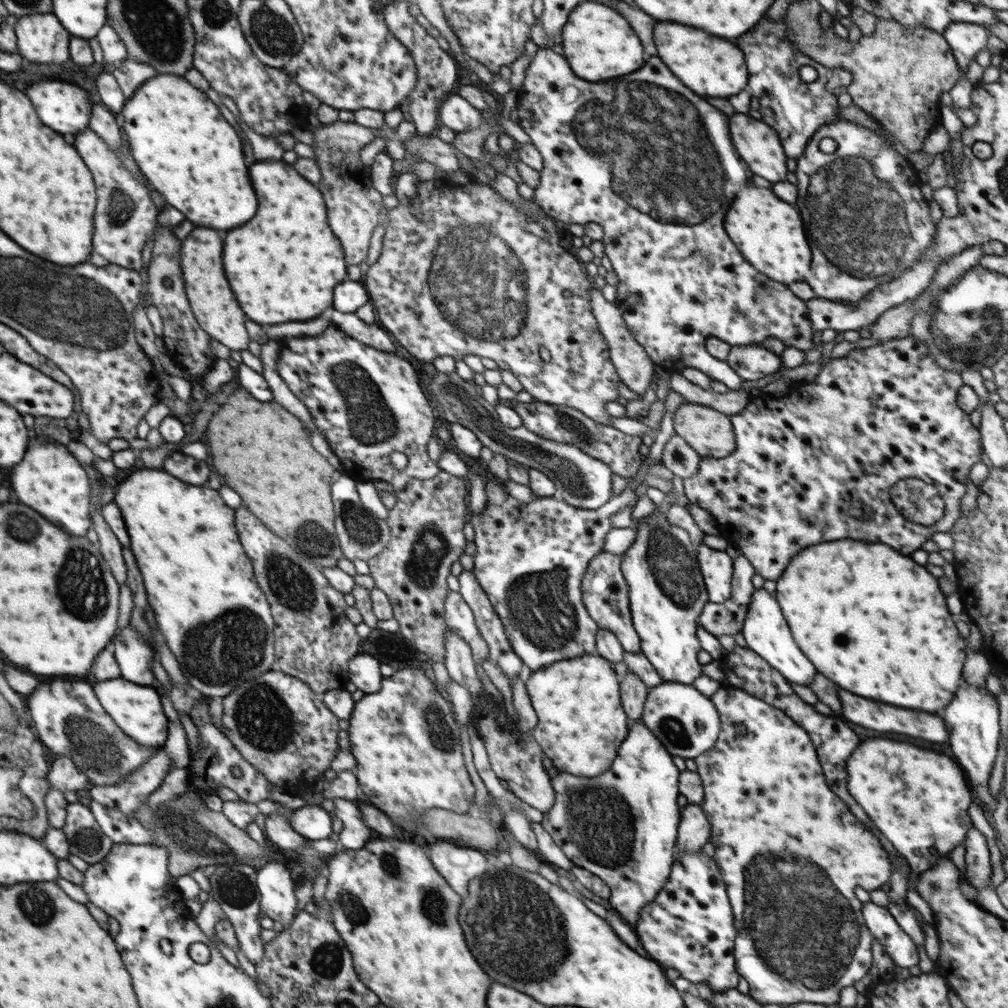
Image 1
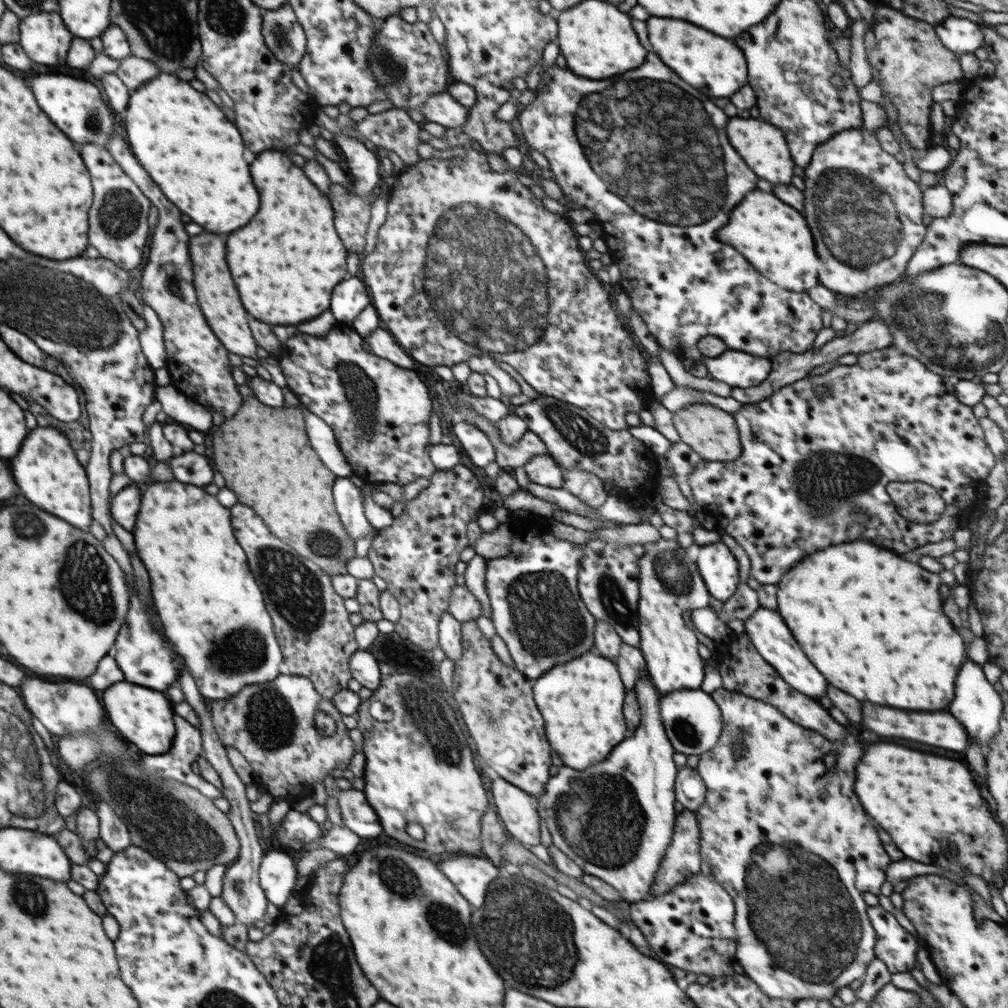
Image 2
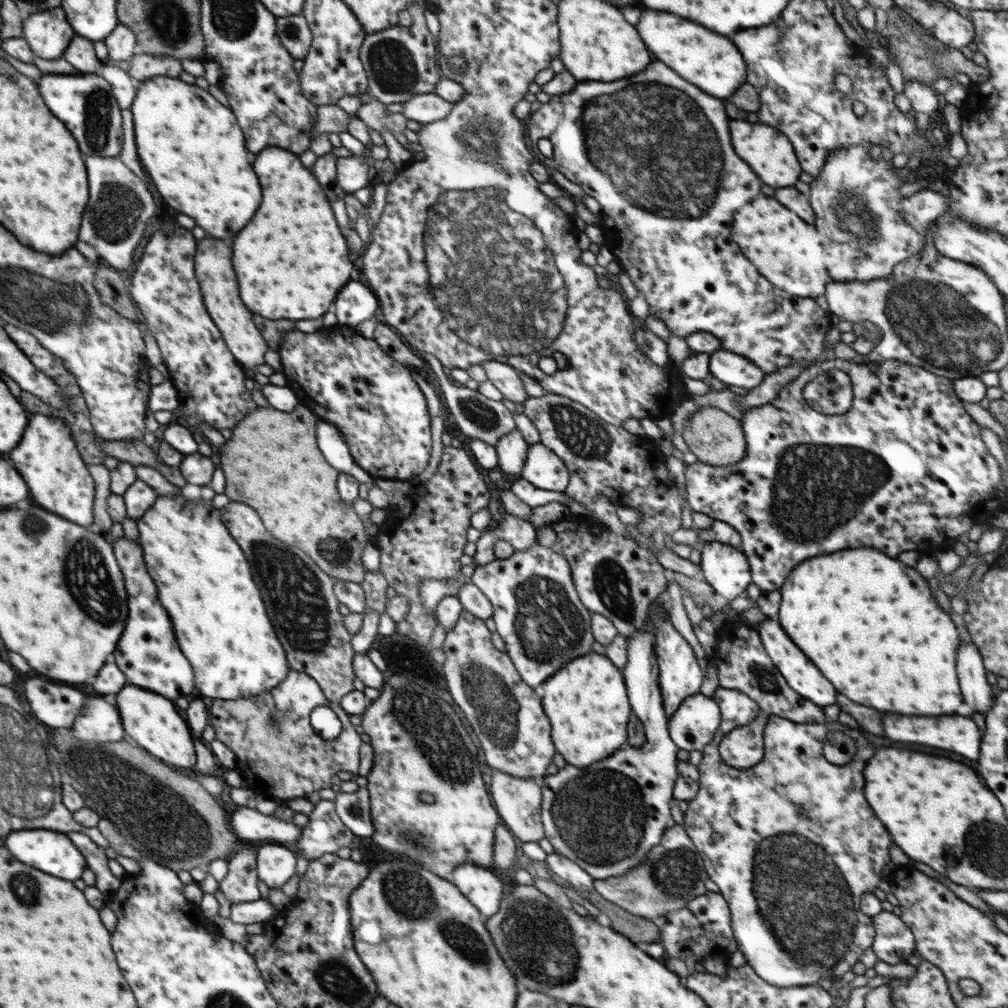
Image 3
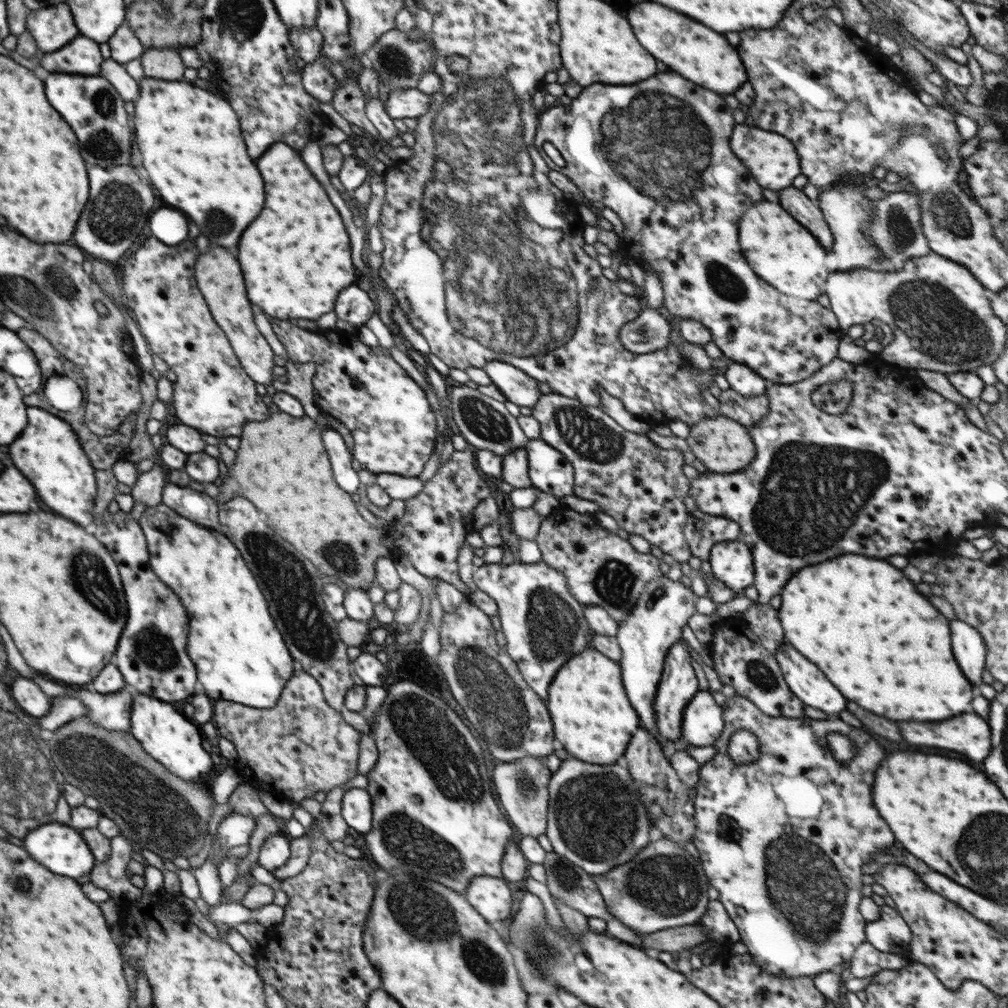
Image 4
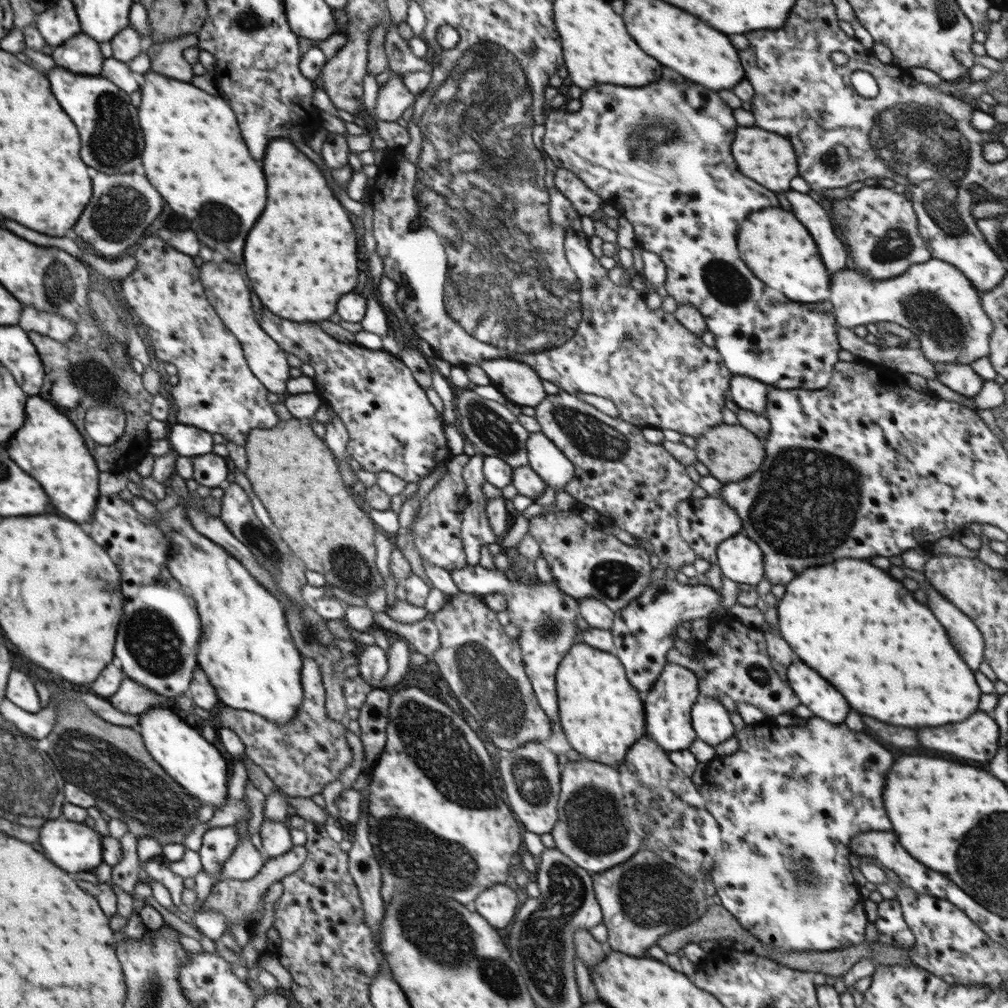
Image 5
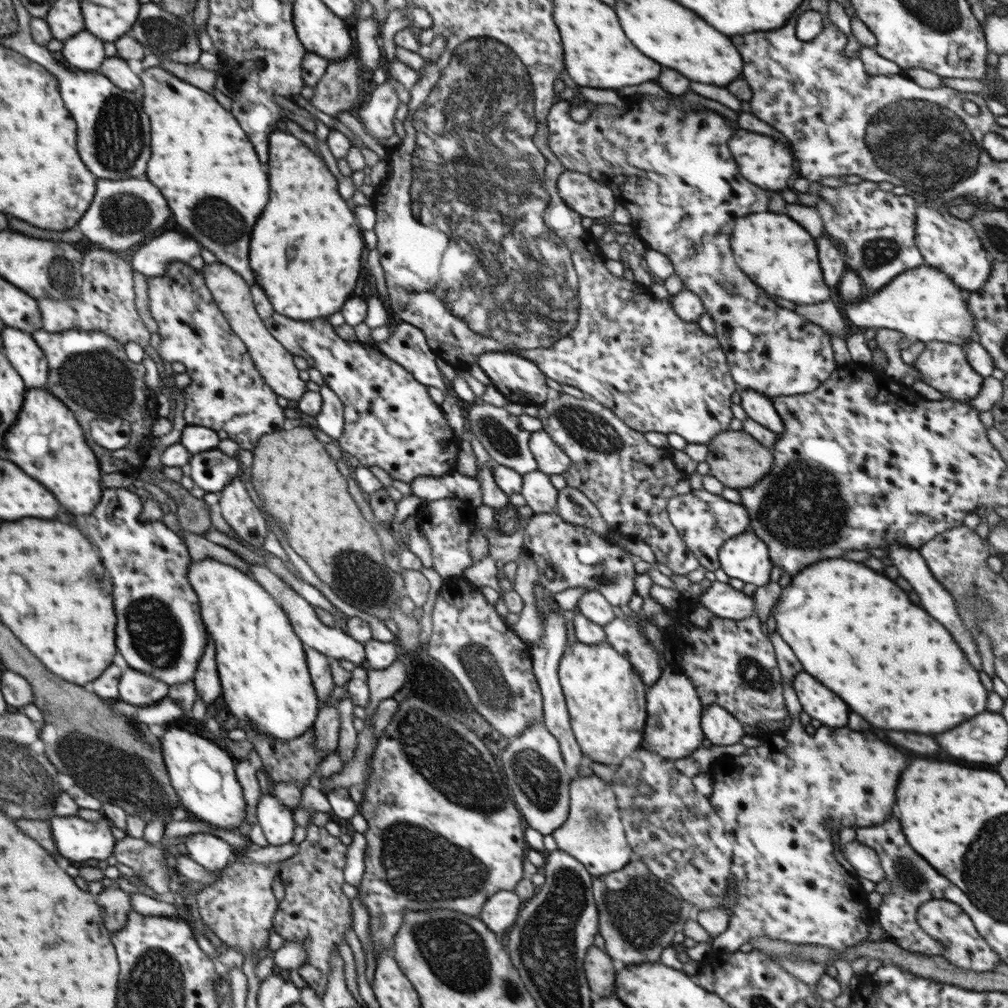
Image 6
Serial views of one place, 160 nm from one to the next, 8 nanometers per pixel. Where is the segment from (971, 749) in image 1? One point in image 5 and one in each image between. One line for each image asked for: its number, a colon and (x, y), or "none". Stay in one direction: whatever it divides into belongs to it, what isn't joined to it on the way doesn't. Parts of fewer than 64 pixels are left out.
2: (978, 705)
3: (977, 691)
4: (968, 644)
5: (965, 636)

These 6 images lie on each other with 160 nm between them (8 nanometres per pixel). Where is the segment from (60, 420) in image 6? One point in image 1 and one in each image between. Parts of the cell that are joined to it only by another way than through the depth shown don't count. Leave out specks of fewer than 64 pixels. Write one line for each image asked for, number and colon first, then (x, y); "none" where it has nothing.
1: (49, 478)
2: (48, 474)
3: (46, 455)
4: (48, 450)
5: (50, 447)

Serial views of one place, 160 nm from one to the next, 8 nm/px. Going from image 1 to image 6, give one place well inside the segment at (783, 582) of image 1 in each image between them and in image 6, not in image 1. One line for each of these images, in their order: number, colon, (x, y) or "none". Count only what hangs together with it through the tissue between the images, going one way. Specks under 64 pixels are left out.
2: (872, 623)
3: (871, 627)
4: (861, 621)
5: (857, 627)
6: (854, 630)

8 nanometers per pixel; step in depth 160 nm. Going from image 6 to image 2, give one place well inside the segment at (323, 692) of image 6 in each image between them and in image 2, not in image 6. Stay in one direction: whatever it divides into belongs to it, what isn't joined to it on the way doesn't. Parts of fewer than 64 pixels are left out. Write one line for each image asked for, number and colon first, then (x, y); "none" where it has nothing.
2: (271, 724)
3: (272, 732)
4: (305, 744)
5: (304, 755)

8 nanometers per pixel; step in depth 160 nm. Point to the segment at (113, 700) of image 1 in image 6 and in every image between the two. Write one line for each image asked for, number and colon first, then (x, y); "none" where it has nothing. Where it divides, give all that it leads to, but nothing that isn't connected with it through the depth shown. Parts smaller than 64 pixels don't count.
2: (143, 717)
3: (153, 722)
4: (174, 740)
5: (198, 766)
6: (202, 774)

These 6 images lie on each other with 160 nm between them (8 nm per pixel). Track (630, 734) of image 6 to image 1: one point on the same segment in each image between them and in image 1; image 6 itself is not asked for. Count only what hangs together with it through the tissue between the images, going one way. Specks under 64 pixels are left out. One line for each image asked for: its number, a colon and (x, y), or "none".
1: (581, 723)
2: (581, 701)
3: (586, 701)
4: (593, 718)
5: (602, 715)

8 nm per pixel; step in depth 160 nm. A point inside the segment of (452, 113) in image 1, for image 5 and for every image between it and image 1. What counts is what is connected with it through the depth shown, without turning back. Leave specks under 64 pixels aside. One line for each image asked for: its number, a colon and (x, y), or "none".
2: (441, 108)
3: (424, 108)
4: (403, 103)
5: (393, 98)

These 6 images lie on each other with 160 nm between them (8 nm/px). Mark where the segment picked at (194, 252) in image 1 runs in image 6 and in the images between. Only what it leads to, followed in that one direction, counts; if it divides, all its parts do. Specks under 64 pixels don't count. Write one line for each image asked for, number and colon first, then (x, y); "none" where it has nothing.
2: (218, 298)
3: (213, 261)
4: (219, 278)
5: (225, 288)
6: (232, 295)

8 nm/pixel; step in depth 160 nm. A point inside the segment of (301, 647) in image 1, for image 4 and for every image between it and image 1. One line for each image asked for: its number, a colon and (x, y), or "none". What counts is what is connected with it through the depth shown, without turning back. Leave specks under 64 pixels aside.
2: (312, 625)
3: (300, 602)
4: (292, 586)

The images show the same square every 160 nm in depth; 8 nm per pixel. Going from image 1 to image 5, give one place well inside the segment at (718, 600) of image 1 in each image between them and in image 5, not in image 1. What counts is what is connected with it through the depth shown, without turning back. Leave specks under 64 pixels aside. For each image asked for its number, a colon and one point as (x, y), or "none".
2: (719, 568)
3: (725, 568)
4: (732, 562)
5: (741, 560)

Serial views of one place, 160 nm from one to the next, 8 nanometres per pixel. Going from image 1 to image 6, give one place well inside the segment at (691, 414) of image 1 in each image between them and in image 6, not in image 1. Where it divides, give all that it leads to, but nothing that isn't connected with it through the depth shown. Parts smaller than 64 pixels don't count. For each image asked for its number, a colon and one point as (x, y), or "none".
2: (711, 432)
3: (716, 438)
4: (723, 445)
5: (732, 453)
6: (736, 459)

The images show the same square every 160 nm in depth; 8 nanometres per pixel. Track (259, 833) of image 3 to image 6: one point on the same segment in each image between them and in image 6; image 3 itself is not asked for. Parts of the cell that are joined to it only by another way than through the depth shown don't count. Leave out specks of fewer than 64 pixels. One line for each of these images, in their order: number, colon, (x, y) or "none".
4: (235, 829)
5: (218, 843)
6: (213, 853)

